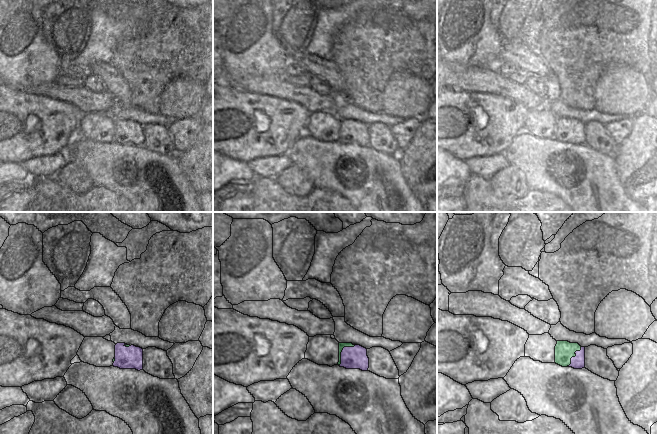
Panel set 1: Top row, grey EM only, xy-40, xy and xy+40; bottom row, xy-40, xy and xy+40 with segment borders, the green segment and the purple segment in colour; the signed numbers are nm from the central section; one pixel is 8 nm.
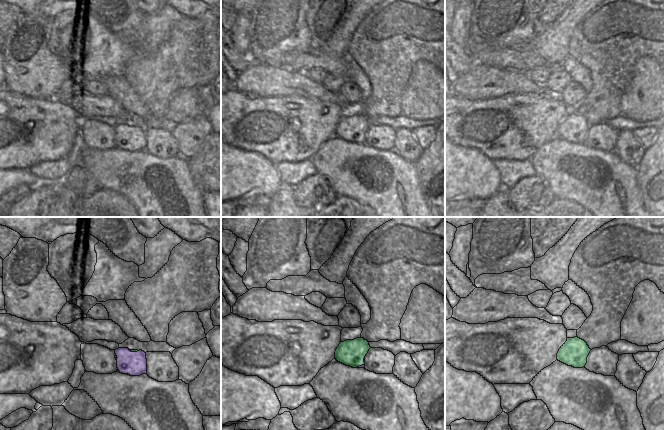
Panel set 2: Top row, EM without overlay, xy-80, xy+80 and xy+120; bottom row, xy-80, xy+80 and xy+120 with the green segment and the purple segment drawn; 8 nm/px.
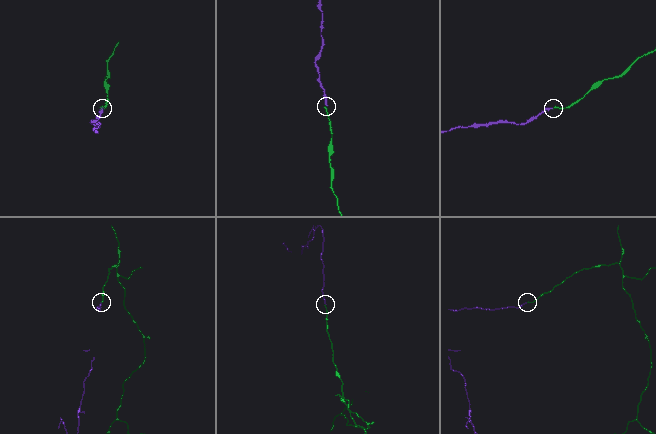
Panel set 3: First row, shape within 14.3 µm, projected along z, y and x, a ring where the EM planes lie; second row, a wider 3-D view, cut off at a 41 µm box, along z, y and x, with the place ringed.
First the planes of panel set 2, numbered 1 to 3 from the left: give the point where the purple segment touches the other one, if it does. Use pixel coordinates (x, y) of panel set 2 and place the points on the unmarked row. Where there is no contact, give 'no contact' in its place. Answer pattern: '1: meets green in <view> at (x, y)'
1: meets green in xy-80 at (133, 127)
2: meets green in xy+80 at (360, 141)
3: no contact

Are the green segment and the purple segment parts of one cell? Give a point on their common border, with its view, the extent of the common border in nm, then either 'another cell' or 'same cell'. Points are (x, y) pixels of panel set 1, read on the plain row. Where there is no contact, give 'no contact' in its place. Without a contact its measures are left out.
xy (341, 127) | 220 nm | another cell

